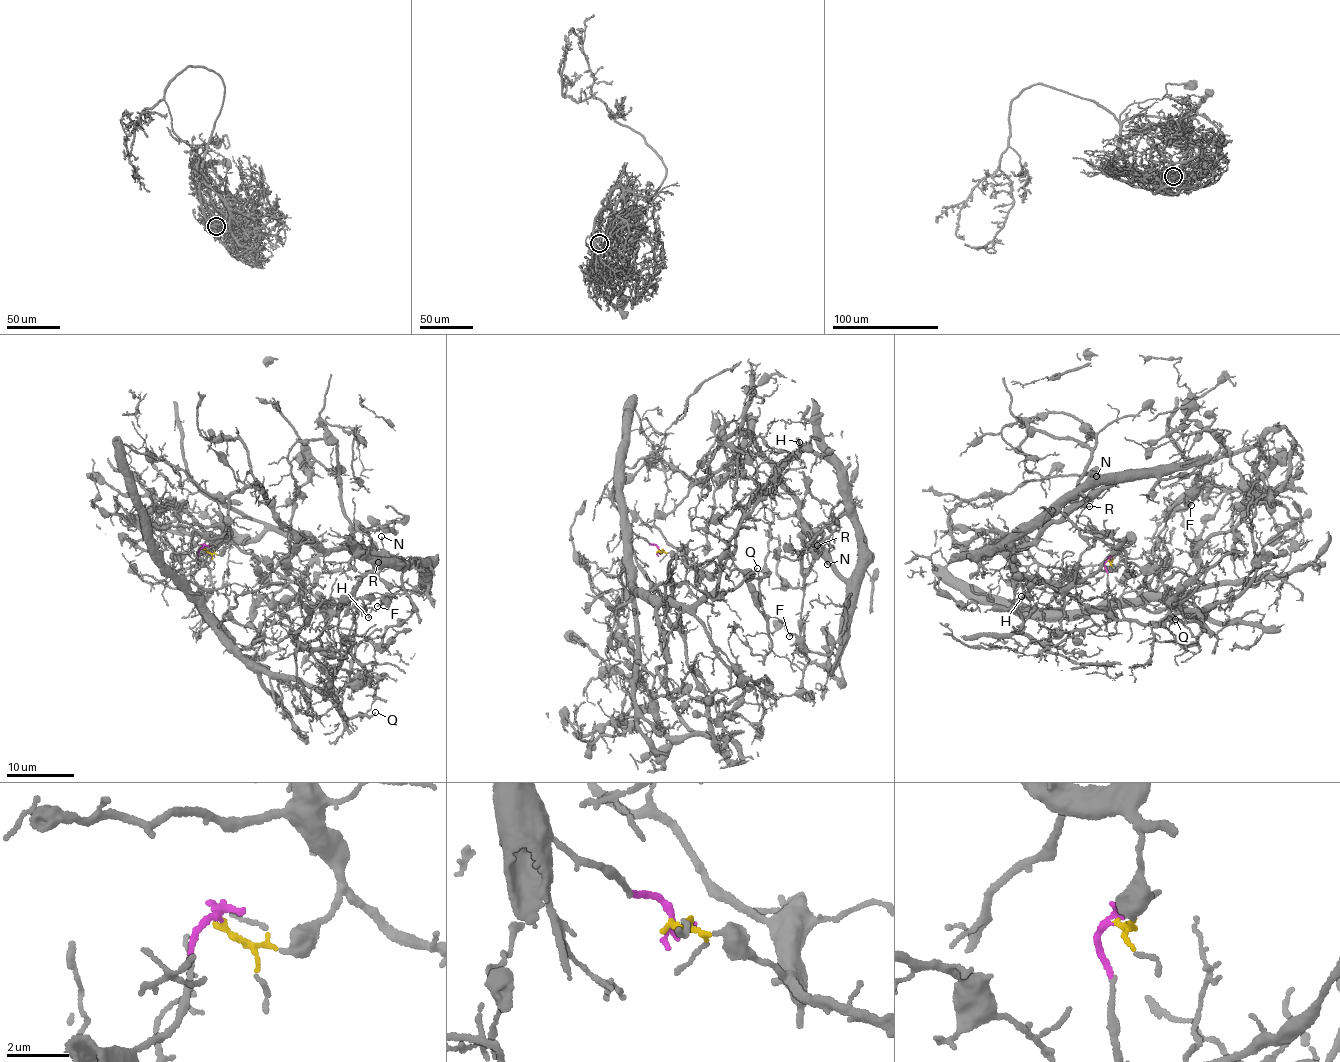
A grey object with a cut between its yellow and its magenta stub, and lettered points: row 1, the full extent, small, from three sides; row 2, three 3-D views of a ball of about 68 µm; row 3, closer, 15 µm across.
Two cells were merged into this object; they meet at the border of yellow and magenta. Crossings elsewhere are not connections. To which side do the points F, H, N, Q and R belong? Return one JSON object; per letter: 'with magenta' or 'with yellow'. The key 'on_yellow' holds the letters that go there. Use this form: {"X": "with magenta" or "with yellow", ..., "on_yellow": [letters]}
{"F": "with yellow", "H": "with yellow", "N": "with yellow", "Q": "with magenta", "R": "with yellow", "on_yellow": ["F", "H", "N", "R"]}

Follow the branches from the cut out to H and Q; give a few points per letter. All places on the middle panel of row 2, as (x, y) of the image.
H: (658, 550), (712, 575), (720, 570), (748, 506), (799, 448), (799, 441)
Q: (658, 550), (632, 535), (634, 586), (671, 600), (696, 604), (741, 586), (757, 568)

